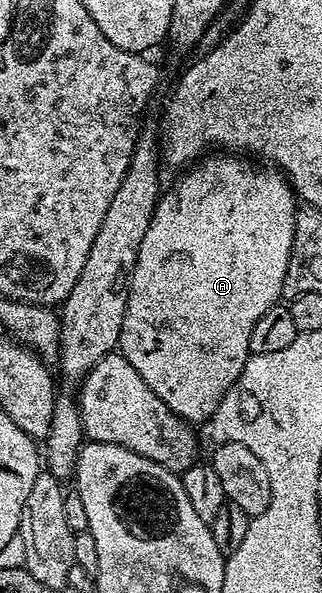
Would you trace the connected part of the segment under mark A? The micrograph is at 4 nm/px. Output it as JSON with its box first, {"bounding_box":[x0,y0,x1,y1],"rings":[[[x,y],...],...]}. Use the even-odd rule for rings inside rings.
{"bounding_box":[118,154,298,426],"rings":[[[240,154],[205,155],[177,176],[180,177],[173,182],[172,189],[169,192],[167,189],[156,201],[156,209],[150,218],[150,230],[146,230],[146,238],[142,238],[142,246],[138,246],[126,314],[122,318],[118,351],[127,358],[130,366],[134,366],[134,370],[138,370],[138,374],[142,374],[142,382],[146,382],[146,386],[150,386],[150,390],[154,390],[154,394],[158,394],[158,398],[162,398],[162,402],[166,402],[166,406],[170,406],[174,414],[178,414],[193,426],[199,426],[203,420],[204,423],[211,421],[222,398],[242,374],[250,355],[250,333],[258,323],[258,318],[262,318],[262,314],[266,314],[270,306],[281,303],[286,282],[286,266],[290,262],[290,246],[294,242],[294,214],[298,207],[298,197],[283,172],[273,170],[263,163],[253,162]]]}

